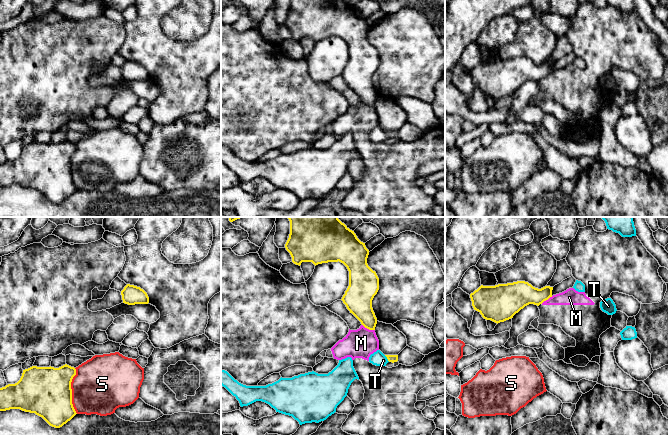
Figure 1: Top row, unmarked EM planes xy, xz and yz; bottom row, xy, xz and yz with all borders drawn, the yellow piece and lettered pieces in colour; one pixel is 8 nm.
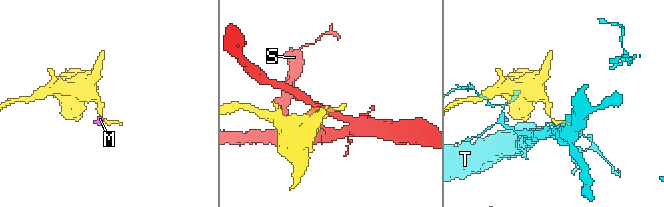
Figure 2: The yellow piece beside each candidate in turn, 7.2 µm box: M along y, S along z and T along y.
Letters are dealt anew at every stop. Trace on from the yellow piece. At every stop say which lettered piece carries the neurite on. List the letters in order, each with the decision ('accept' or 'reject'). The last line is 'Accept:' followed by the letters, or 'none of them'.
M: reject
S: reject
T: reject
Accept: none of them

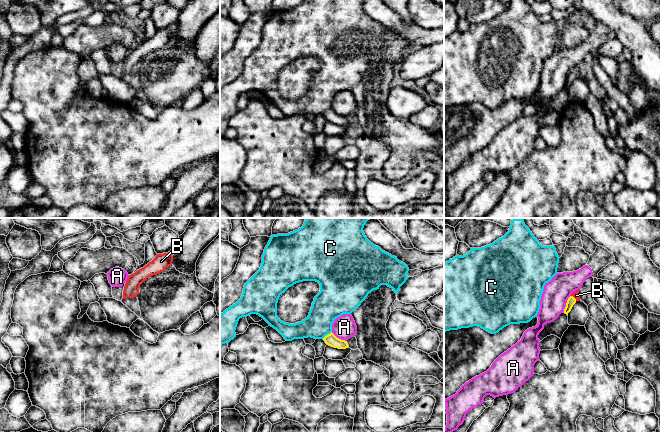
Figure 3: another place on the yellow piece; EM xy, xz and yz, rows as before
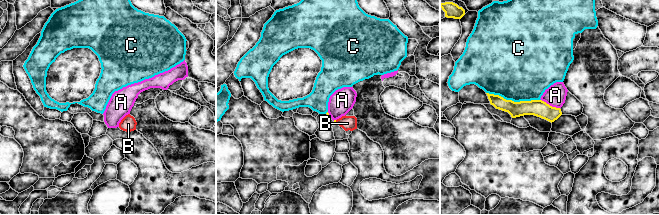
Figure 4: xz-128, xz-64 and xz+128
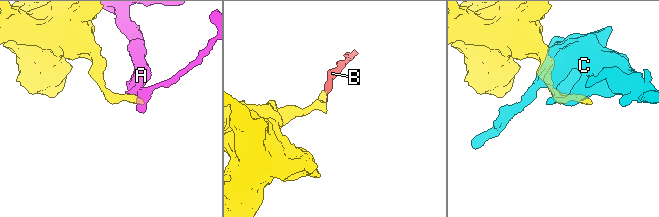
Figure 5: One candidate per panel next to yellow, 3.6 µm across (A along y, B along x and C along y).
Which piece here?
A: reject
B: accept
C: reject
Accept: B

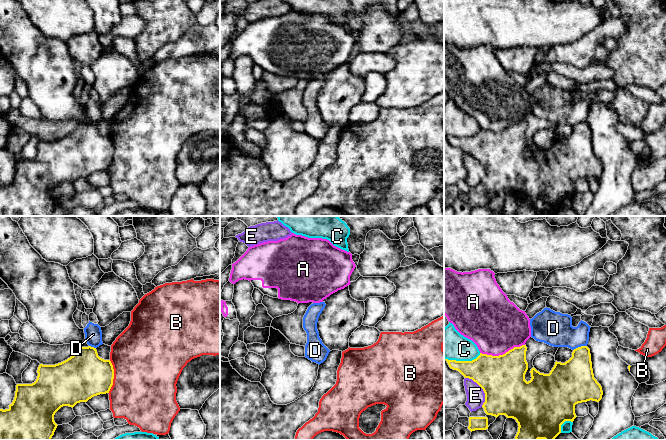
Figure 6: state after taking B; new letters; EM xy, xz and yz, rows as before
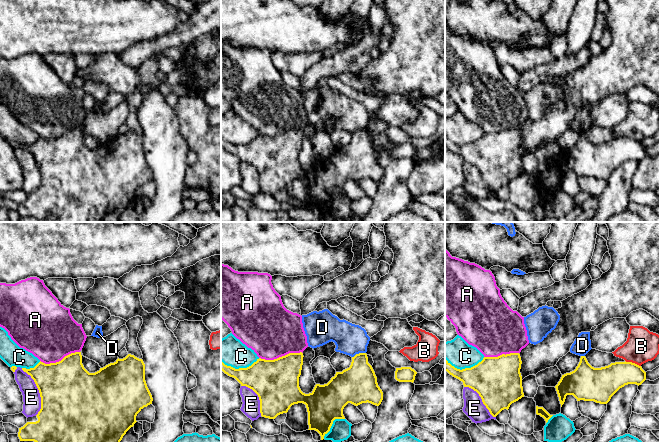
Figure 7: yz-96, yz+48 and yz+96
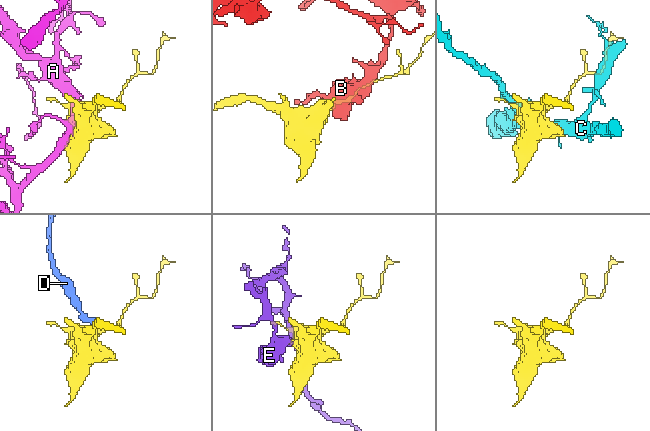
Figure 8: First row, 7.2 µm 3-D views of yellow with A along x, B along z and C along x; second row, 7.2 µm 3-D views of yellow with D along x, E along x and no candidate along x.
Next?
A: reject
B: reject
C: reject
D: reject
E: reject
Accept: none of them

